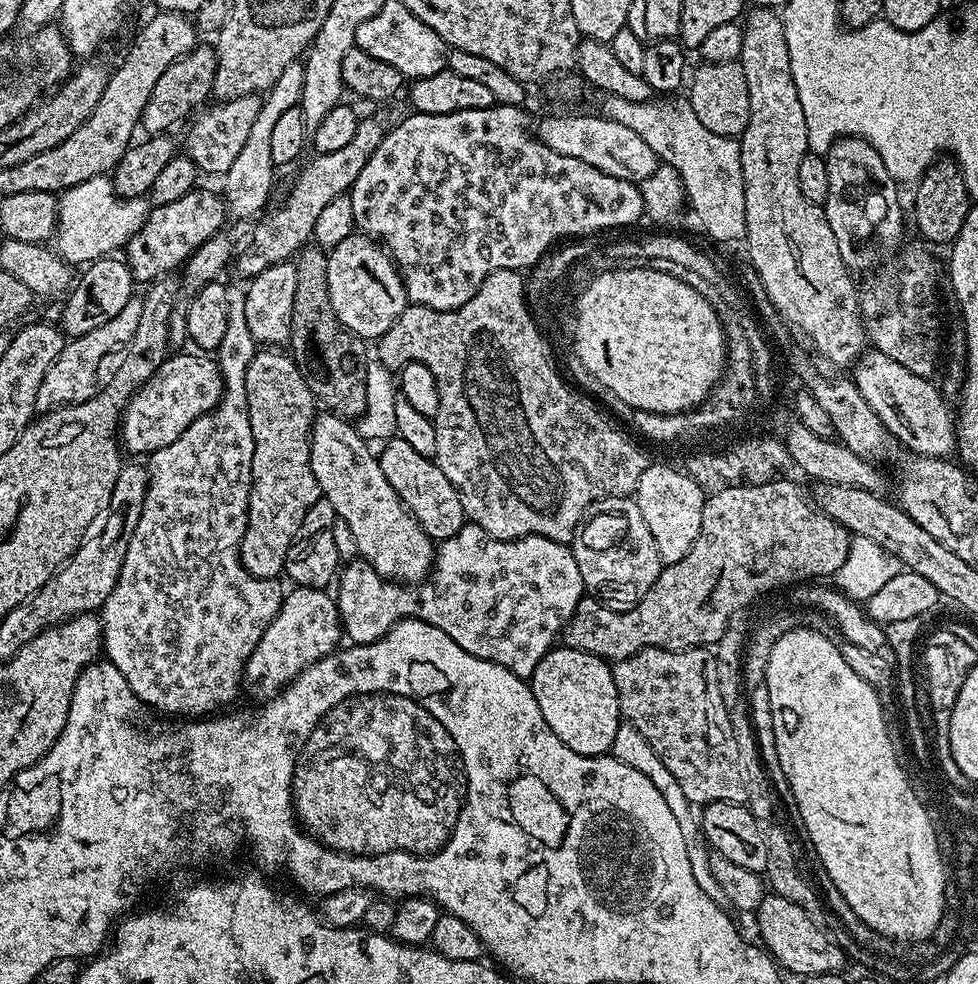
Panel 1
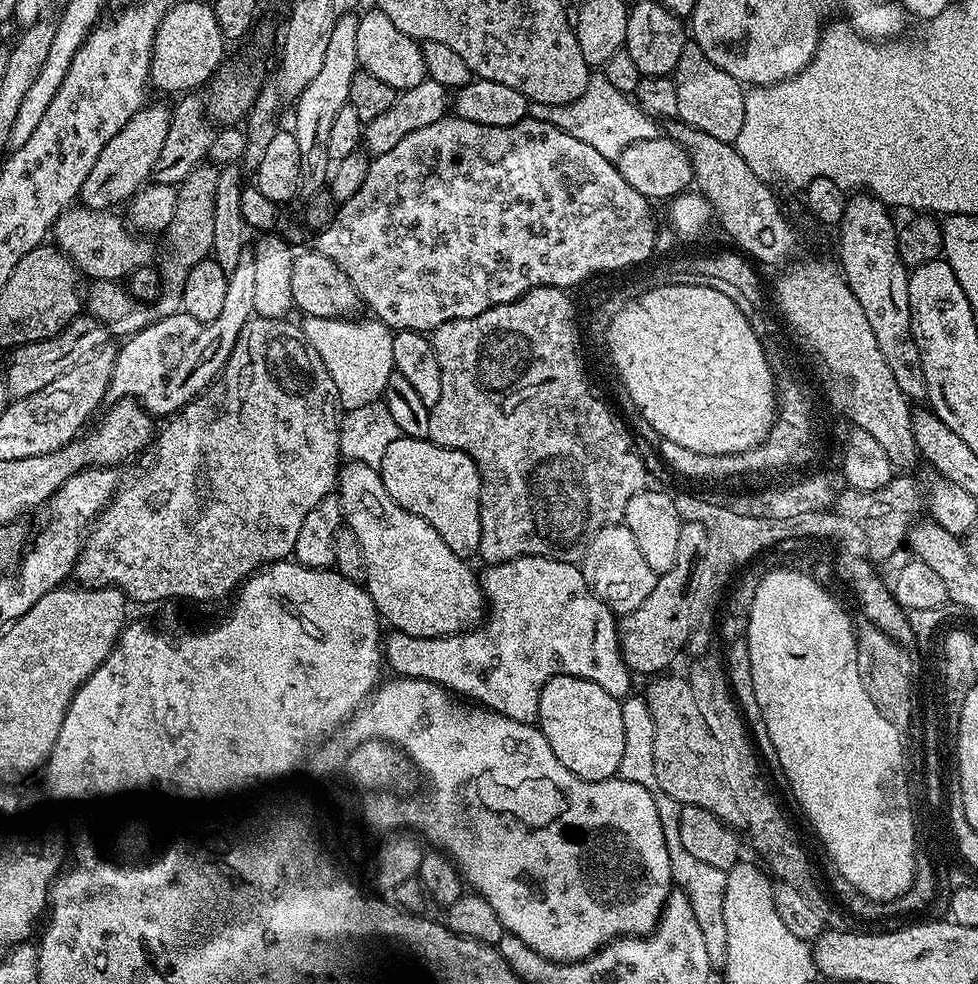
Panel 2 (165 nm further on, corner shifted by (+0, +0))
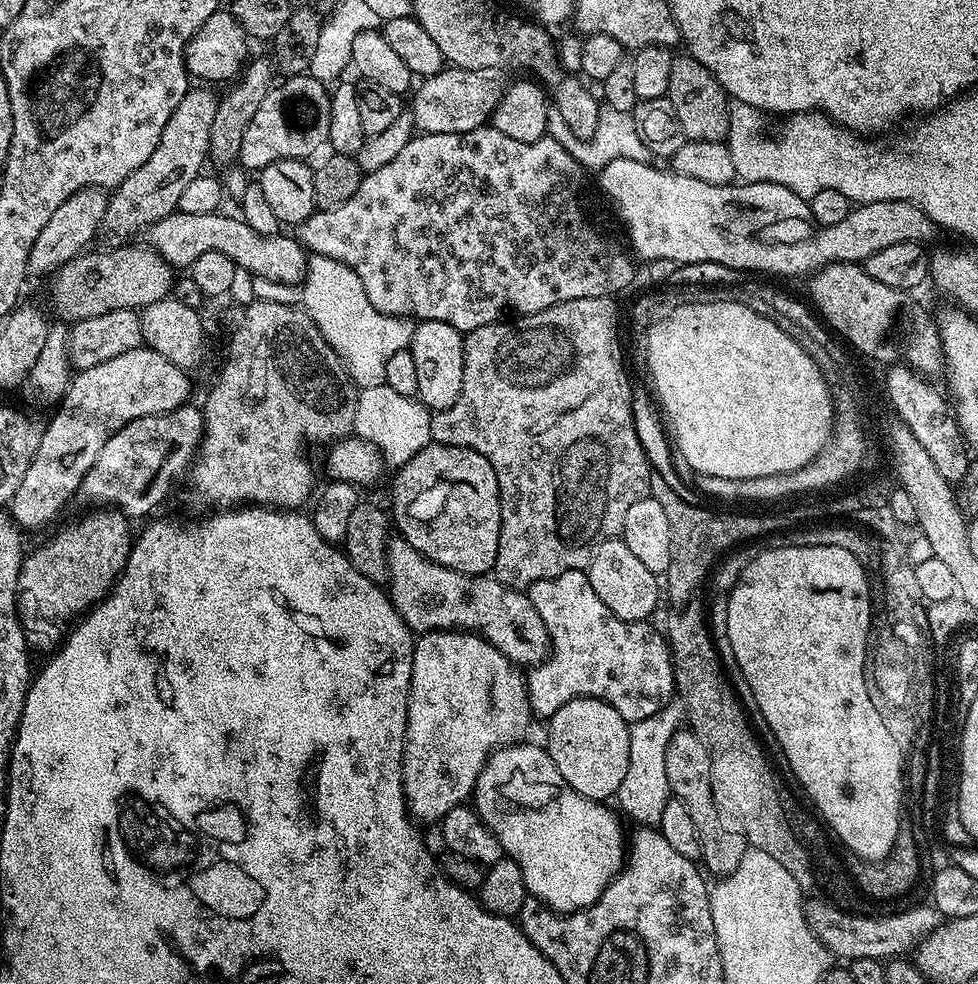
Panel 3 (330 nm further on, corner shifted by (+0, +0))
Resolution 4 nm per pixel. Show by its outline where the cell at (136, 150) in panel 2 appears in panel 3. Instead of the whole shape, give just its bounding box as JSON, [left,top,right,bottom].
[28,187,109,277]

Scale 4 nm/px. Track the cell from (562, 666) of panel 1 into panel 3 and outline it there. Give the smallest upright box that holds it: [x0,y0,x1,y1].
[546,696,630,802]

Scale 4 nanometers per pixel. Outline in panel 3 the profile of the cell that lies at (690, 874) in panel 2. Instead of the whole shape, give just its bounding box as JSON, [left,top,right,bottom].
[615,702,685,825]

